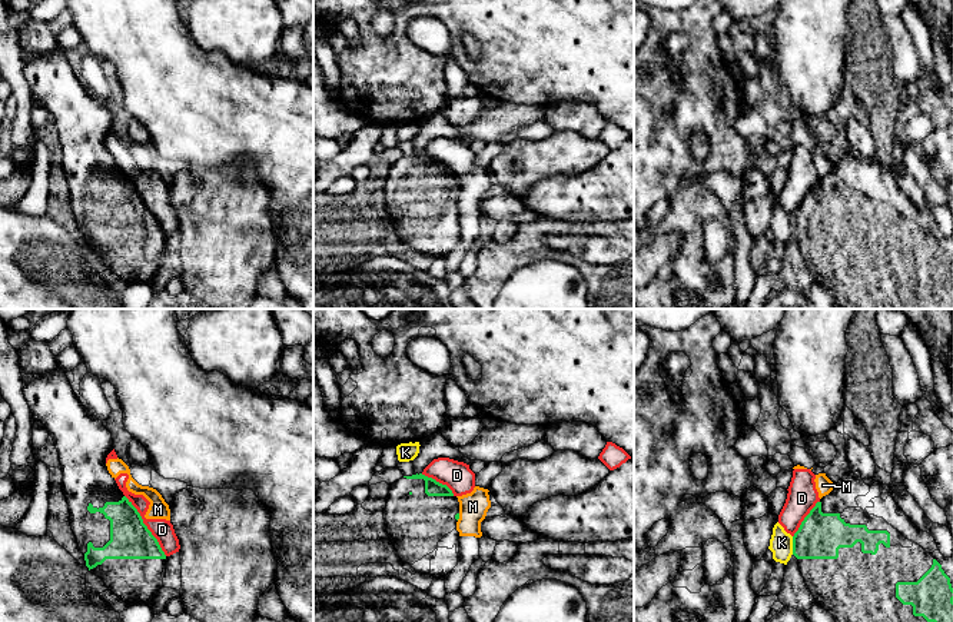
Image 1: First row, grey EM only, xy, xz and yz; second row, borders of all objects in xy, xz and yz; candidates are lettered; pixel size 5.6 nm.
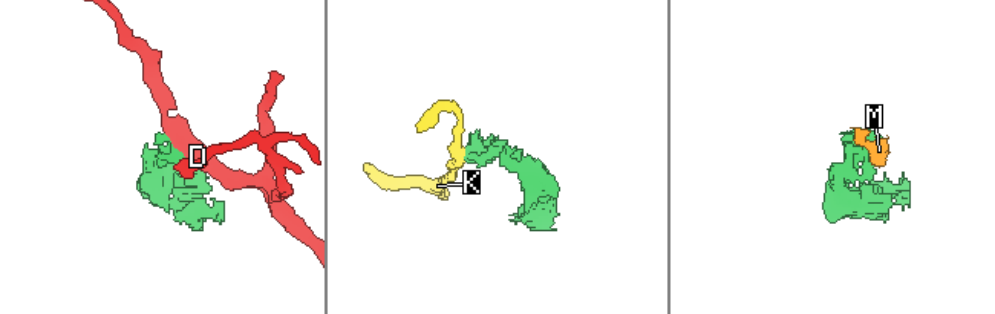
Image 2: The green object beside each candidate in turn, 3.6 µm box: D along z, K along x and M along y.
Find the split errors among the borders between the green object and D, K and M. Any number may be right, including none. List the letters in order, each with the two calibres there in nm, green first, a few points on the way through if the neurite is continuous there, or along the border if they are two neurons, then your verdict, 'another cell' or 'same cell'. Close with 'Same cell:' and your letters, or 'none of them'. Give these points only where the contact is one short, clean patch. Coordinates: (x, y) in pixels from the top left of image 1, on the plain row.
D: 220/120 nm | another cell
K: 260/130 nm | along yz (792, 216), (793, 233) | another cell
M: 30/160 nm | along xz (460, 193), (457, 199) | another cell
Same cell: none of them

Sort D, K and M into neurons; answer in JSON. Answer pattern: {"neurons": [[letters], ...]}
{"neurons": [["D", "M"], ["K"]]}

